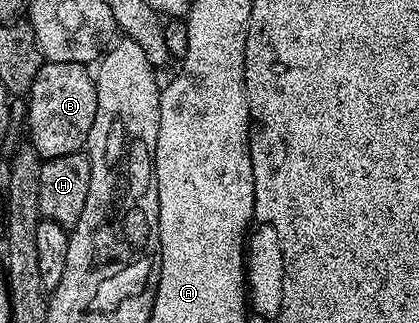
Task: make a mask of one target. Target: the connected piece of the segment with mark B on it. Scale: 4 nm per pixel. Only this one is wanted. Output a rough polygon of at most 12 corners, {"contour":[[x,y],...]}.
{"contour":[[45,61],[27,94],[42,159],[88,146],[94,74]]}

